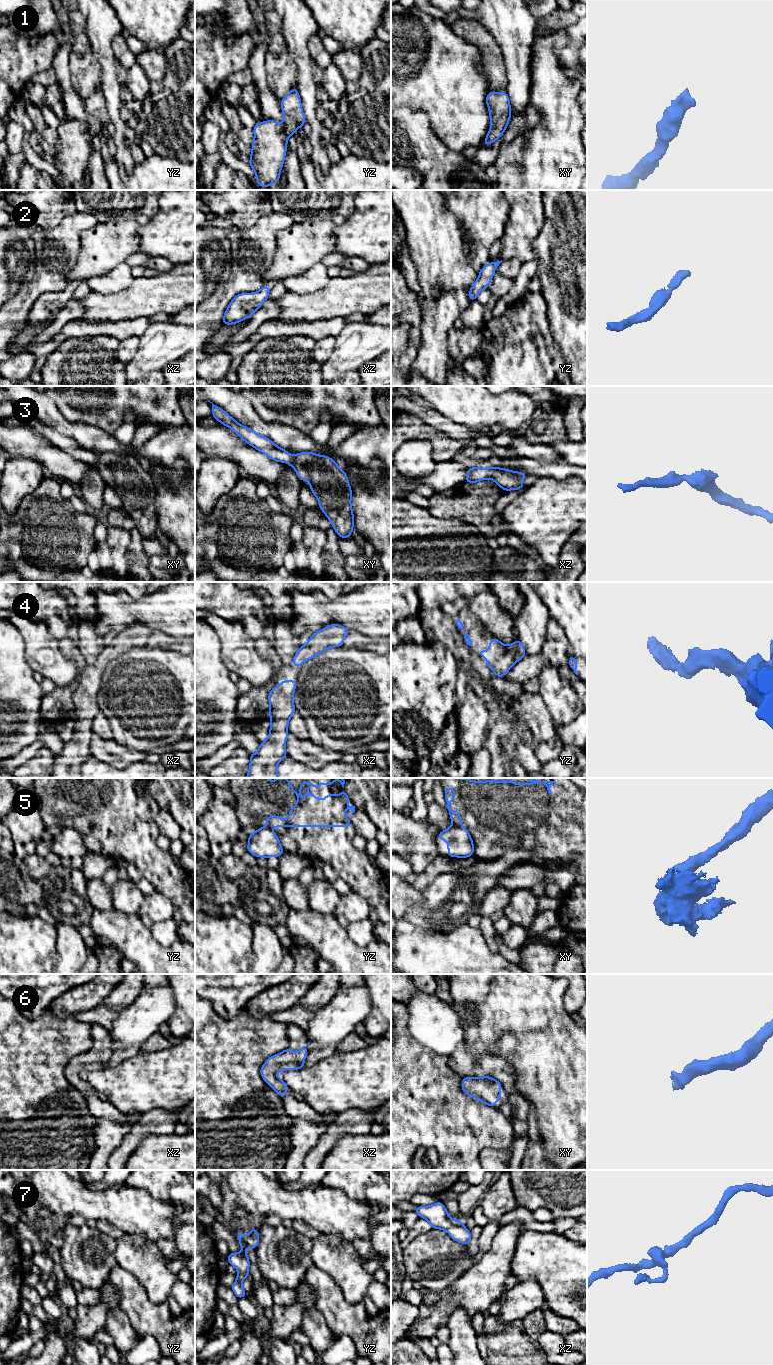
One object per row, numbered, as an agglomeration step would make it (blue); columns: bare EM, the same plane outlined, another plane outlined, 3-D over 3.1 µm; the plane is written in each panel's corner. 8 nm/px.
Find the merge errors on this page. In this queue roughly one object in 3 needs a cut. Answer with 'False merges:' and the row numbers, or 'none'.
False merges: 5

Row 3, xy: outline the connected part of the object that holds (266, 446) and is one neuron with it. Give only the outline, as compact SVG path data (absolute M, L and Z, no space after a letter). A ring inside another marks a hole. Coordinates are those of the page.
M207 400L208 401L208 400ZM208 401L210 402L210 401ZM212 402L212 416L219 421L222 425L225 425L231 428L242 440L246 443L254 447L256 450L260 451L261 453L268 456L270 459L277 461L279 463L285 462L287 465L291 465L295 472L297 473L299 479L302 481L309 480L309 485L312 493L315 495L319 502L319 508L323 511L326 517L330 520L332 524L332 528L336 531L340 538L349 538L351 535L352 530L354 529L354 515L351 506L351 498L352 498L352 491L351 486L348 481L348 477L346 473L336 464L336 462L328 456L324 455L317 455L314 452L301 452L296 455L291 455L287 450L279 448L272 440L267 437L263 437L253 430L245 427L238 422L235 421L233 417L228 415L223 409L214 405Z

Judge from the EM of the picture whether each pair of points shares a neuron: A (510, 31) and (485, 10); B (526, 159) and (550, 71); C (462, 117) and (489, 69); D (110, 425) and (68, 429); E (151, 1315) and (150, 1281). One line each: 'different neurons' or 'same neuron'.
A: same neuron
B: same neuron
C: different neurons
D: different neurons
E: different neurons

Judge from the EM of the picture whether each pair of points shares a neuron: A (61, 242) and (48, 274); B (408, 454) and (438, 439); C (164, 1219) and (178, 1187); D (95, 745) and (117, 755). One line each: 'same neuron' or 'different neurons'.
A: same neuron
B: different neurons
C: different neurons
D: same neuron

